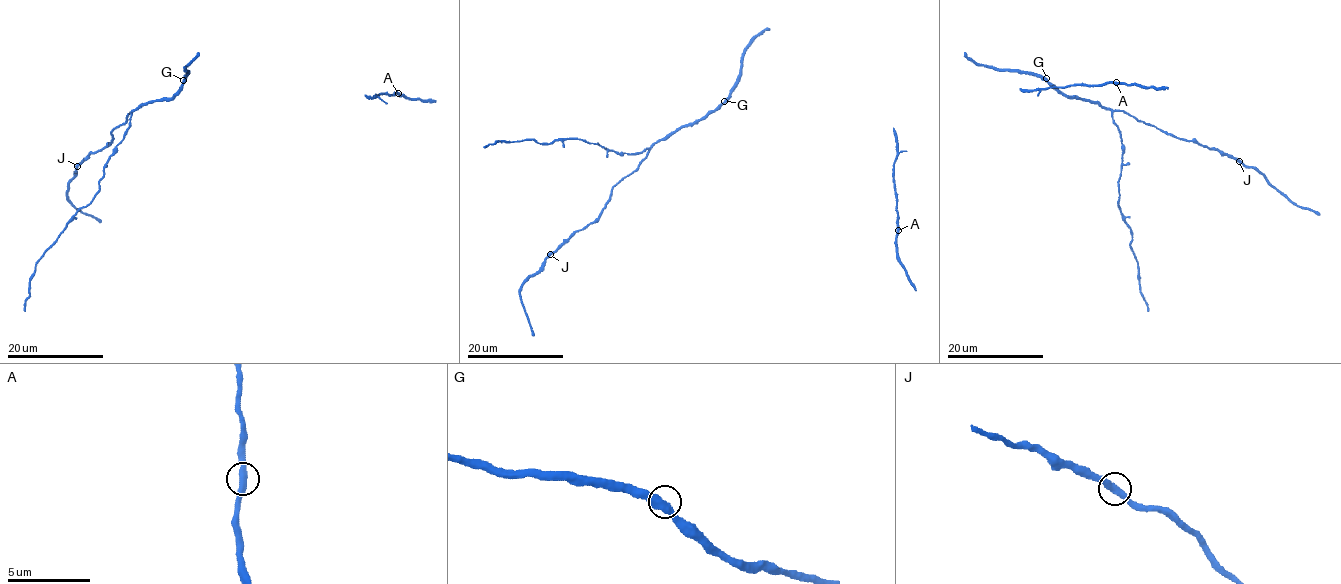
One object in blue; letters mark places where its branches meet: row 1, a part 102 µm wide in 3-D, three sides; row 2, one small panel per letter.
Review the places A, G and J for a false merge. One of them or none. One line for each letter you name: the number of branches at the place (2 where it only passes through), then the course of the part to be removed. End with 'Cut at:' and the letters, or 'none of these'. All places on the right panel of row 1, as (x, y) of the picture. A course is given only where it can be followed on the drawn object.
Cut at: none of these

